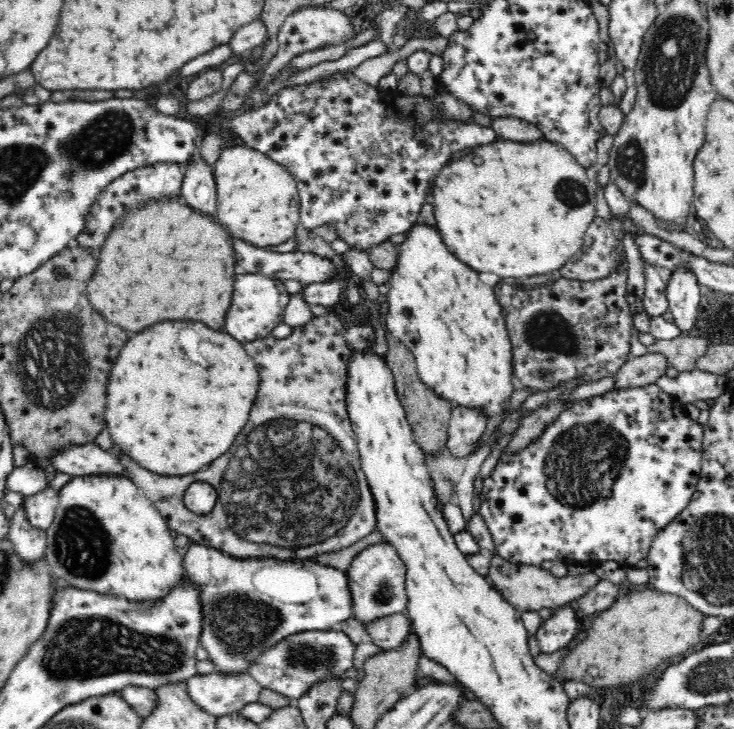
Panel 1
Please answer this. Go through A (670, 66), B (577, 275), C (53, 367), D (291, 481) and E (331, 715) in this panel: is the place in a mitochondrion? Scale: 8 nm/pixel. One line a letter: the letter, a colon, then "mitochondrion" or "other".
A: mitochondrion
B: other
C: mitochondrion
D: mitochondrion
E: other

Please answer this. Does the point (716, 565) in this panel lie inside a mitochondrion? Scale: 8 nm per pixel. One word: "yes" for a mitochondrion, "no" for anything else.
yes

